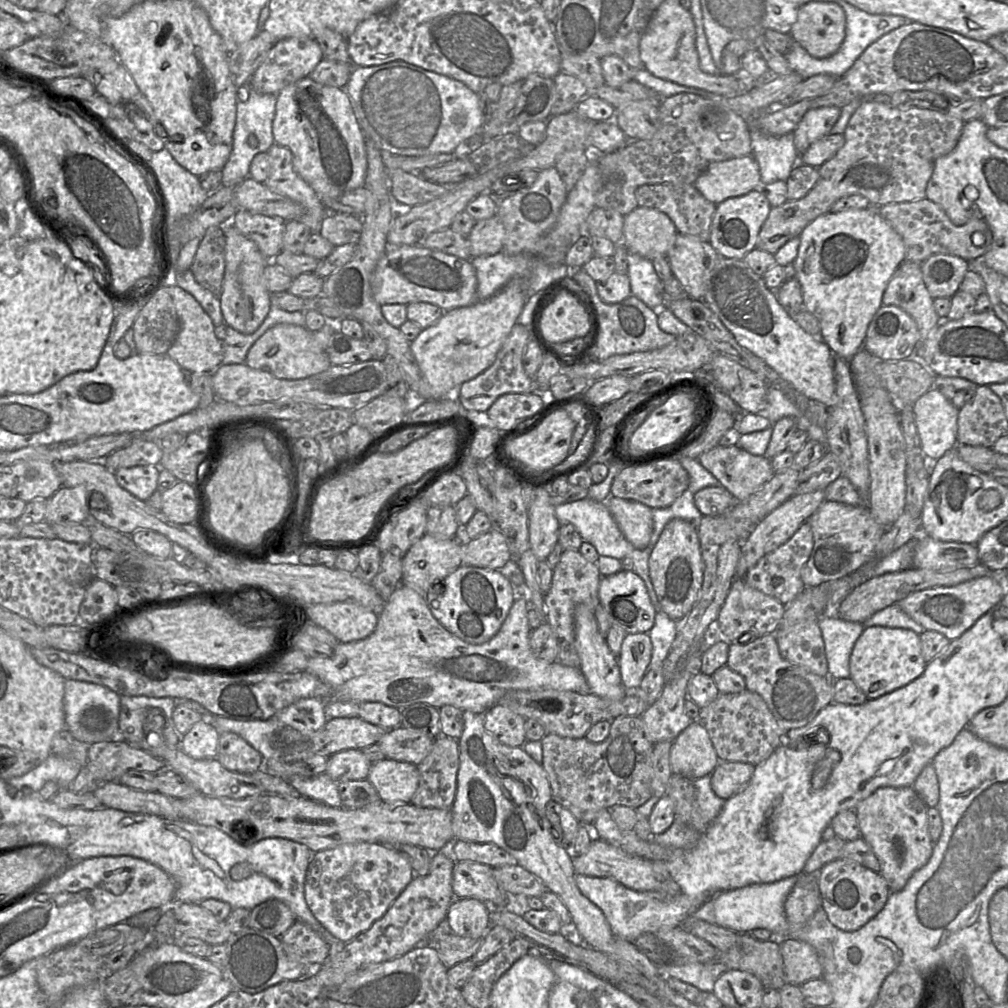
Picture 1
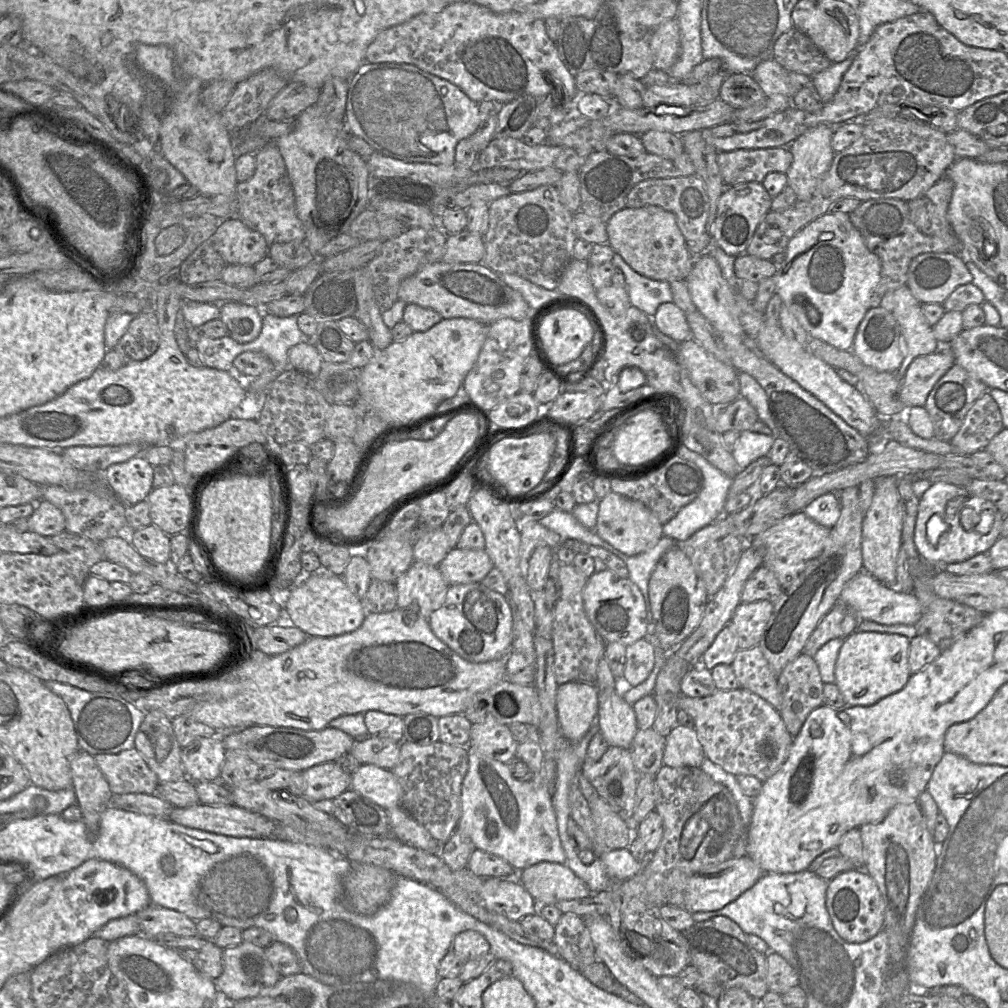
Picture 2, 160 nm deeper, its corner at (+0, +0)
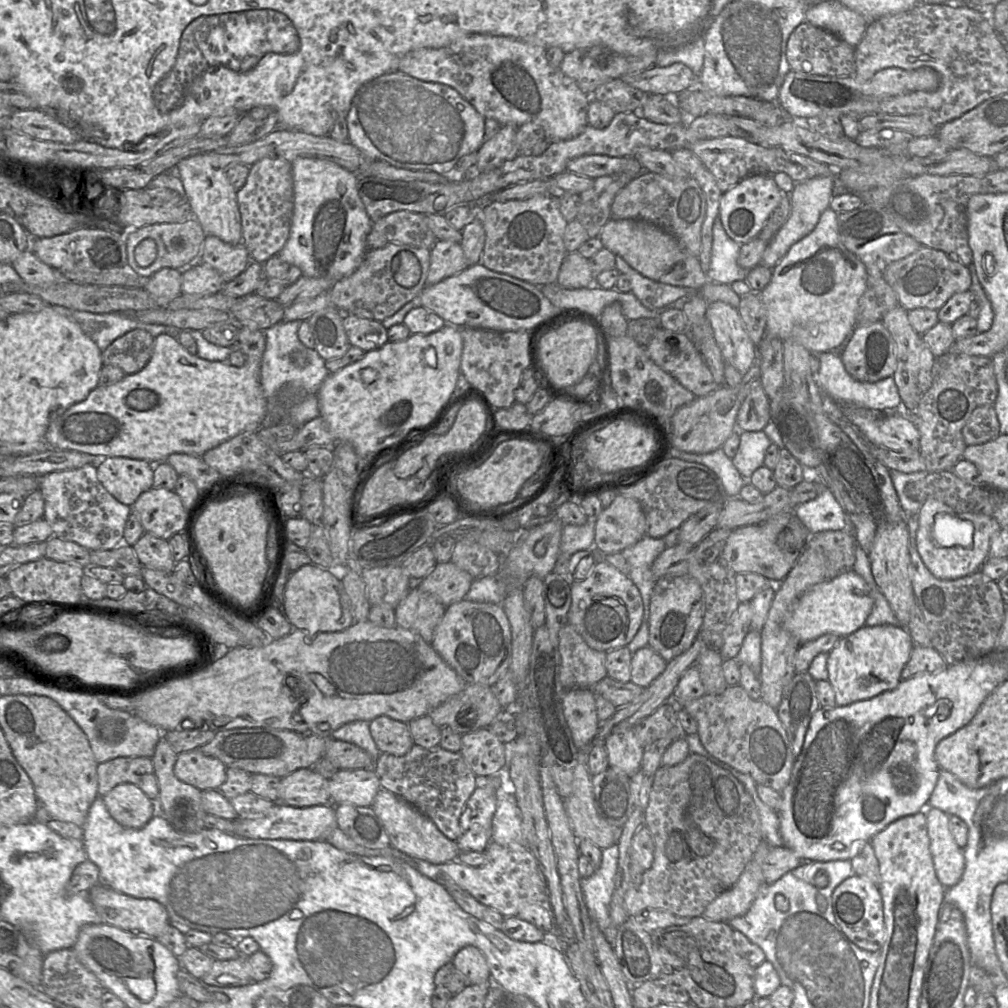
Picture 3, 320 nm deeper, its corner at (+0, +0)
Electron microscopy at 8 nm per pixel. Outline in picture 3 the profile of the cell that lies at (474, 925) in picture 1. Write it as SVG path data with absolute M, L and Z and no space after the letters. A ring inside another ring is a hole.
M474 946L461 948L451 961L454 970L467 979L468 984L482 984L491 980L484 954Z

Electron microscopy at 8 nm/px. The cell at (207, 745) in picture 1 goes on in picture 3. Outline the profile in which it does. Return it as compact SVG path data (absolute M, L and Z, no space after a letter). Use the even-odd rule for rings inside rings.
M200 749L178 754L174 765L176 777L200 791L219 790L226 780L226 765Z

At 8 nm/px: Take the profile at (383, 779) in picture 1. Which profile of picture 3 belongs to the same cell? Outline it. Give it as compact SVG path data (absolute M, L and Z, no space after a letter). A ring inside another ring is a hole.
M374 768L338 770L329 780L328 786L333 805L353 804L370 807L381 789Z

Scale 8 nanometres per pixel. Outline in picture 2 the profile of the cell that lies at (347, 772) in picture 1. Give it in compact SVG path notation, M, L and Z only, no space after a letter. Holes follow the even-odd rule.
M336 761L312 766L303 771L305 781L304 797L311 802L318 800L334 800L350 789L351 775Z

